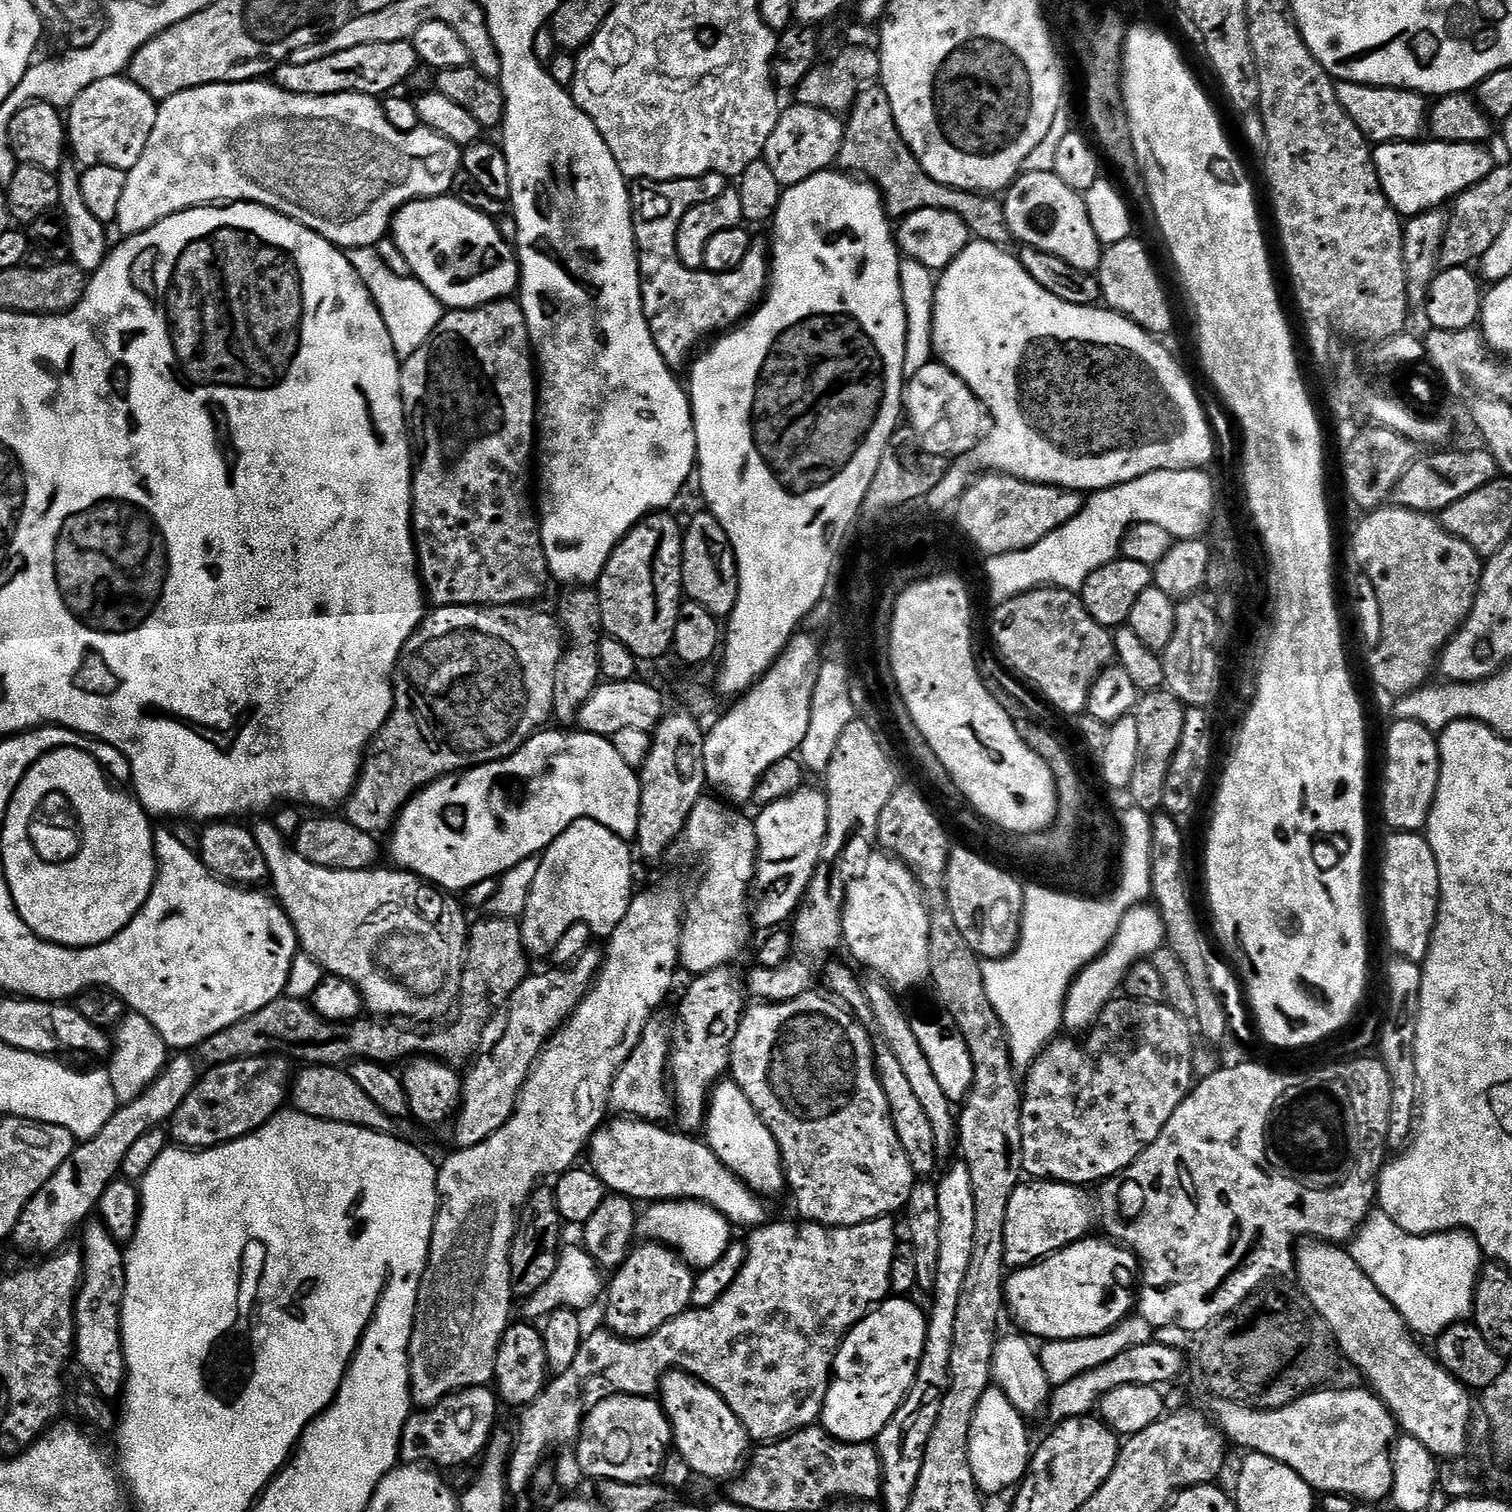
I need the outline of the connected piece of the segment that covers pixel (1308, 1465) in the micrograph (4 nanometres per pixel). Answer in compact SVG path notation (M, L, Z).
M1332 1387L1313 1390L1286 1406L1271 1410L1246 1408L1242 1404L1216 1398L1211 1401L1211 1415L1218 1421L1218 1427L1229 1445L1237 1444L1249 1453L1260 1452L1292 1467L1317 1493L1336 1493L1351 1497L1356 1502L1387 1501L1392 1495L1392 1453L1398 1436L1396 1419L1380 1397L1367 1387Z

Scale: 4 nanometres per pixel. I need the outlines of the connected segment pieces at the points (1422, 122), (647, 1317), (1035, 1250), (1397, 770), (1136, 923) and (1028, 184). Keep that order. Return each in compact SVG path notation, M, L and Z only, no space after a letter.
M1345 80L1336 84L1336 93L1350 122L1354 122L1354 126L1358 126L1358 130L1362 130L1364 137L1373 145L1406 144L1419 141L1425 135L1430 104L1421 93L1409 92L1406 88L1379 88L1373 84Z
M644 1242L633 1247L624 1265L611 1273L612 1281L608 1284L608 1301L604 1304L604 1320L607 1331L613 1336L621 1336L624 1340L641 1340L644 1336L654 1334L666 1322L689 1311L692 1302L692 1291L696 1276L694 1269L681 1258L675 1248L667 1248L659 1242Z
M1029 1179L1022 1182L1010 1194L1010 1206L1006 1206L1006 1246L1004 1247L1004 1263L1009 1269L1025 1268L1045 1260L1047 1256L1054 1255L1058 1250L1070 1246L1074 1242L1085 1239L1088 1232L1098 1220L1098 1208L1087 1196L1083 1187L1074 1184L1059 1184L1057 1180Z
M1393 719L1384 740L1384 793L1380 808L1389 829L1420 832L1427 829L1440 777L1440 741L1437 733L1416 721Z
M1155 907L1130 909L1126 918L1122 918L1108 949L1097 960L1091 960L1068 987L1068 996L1064 999L1064 1028L1079 1034L1087 1033L1099 1018L1100 1011L1123 989L1128 971L1136 964L1147 961L1165 944L1164 923Z
M1024 172L1017 176L1002 203L1013 241L1025 248L1042 250L1042 254L1062 258L1062 262L1080 272L1092 274L1099 269L1102 245L1098 234L1094 234L1094 226L1090 226L1083 195L1070 190L1055 172Z

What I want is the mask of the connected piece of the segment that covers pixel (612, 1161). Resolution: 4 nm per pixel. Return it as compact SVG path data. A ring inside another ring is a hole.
M616 1118L616 1121L605 1123L595 1134L592 1135L590 1141L590 1156L592 1152L592 1164L590 1163L591 1171L595 1172L596 1176L605 1186L605 1189L609 1193L619 1194L621 1196L627 1196L629 1200L633 1202L659 1202L661 1200L697 1200L702 1204L708 1204L709 1207L723 1214L727 1220L729 1220L734 1226L740 1224L745 1230L751 1230L759 1228L761 1224L765 1223L769 1219L768 1212L764 1209L765 1201L761 1197L757 1196L755 1192L752 1192L741 1180L738 1179L732 1171L730 1171L719 1158L714 1154L714 1150L708 1148L707 1143L703 1139L697 1138L692 1134L685 1134L679 1130L673 1130L673 1132L667 1132L664 1126L661 1126L656 1122L649 1122L646 1120L638 1120L635 1118Z

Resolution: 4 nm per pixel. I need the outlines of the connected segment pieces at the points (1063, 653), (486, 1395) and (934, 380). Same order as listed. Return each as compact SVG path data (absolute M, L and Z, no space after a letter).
M1035 588L995 607L992 640L1003 667L1013 668L1022 679L1029 680L1058 711L1070 718L1080 716L1098 675L1113 663L1113 633L1094 622L1079 595L1065 588Z
M485 1386L466 1388L438 1401L431 1408L417 1411L404 1424L400 1439L401 1457L412 1466L439 1466L441 1469L468 1464L472 1459L475 1461L488 1447L488 1440L497 1427L496 1404L495 1391Z
M929 362L907 381L902 412L906 417L906 424L912 427L913 434L920 439L920 444L924 447L923 451L933 458L966 456L980 445L981 440L988 437L990 431L990 417L980 405L978 397L970 390L970 386L966 386L962 378L958 378L958 374L954 374L939 362Z

